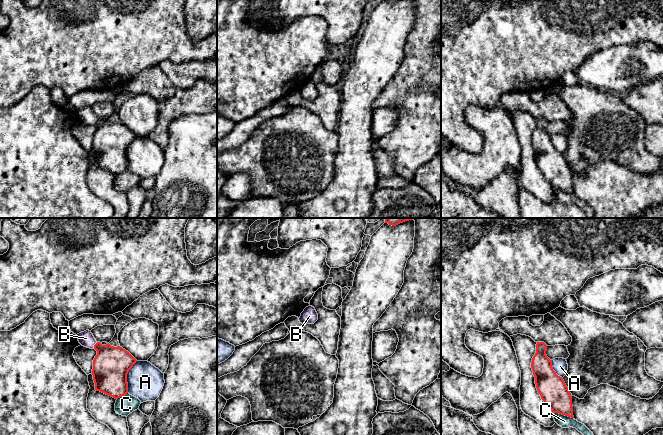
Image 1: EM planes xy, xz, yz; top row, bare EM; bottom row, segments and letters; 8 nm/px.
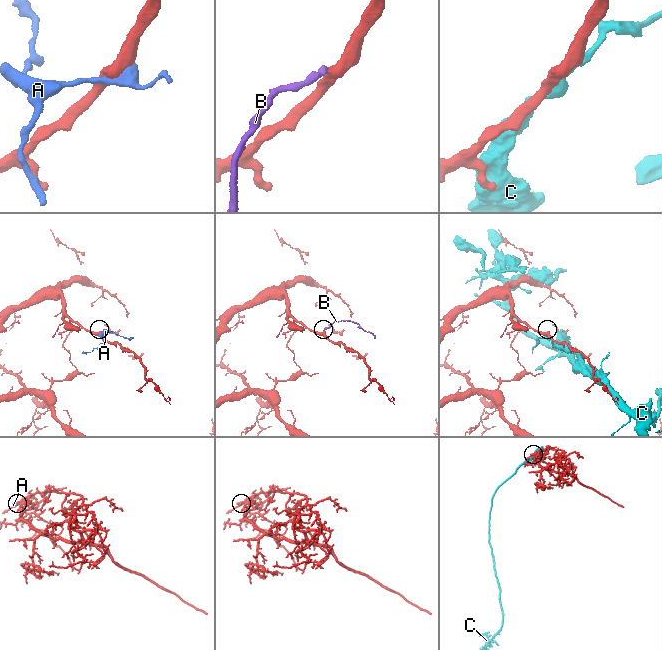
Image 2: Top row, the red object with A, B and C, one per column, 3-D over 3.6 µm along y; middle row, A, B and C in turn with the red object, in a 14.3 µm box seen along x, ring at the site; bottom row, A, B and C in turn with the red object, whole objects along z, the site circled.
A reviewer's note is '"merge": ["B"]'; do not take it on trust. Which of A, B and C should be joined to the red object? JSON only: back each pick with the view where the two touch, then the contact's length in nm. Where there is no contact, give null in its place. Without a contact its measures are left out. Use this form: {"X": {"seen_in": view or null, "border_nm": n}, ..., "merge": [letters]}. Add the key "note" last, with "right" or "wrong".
{"B": {"seen_in": "xy", "border_nm": 70}, "merge": ["B"], "note": "right"}

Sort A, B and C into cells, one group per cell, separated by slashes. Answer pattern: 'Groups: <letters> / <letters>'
Groups: A / B / C

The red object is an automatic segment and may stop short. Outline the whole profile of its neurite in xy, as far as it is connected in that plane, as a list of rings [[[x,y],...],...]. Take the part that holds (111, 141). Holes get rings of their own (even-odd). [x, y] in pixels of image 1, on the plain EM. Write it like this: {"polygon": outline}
{"polygon": [[[89,106],[77,110],[77,114],[82,122],[97,127],[92,145],[95,166],[115,175],[126,171],[127,150],[137,136],[120,122],[97,118]]]}

